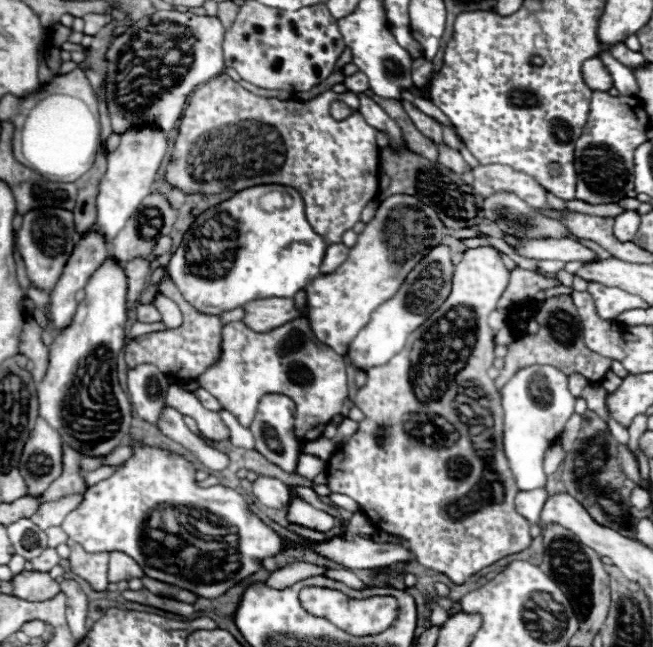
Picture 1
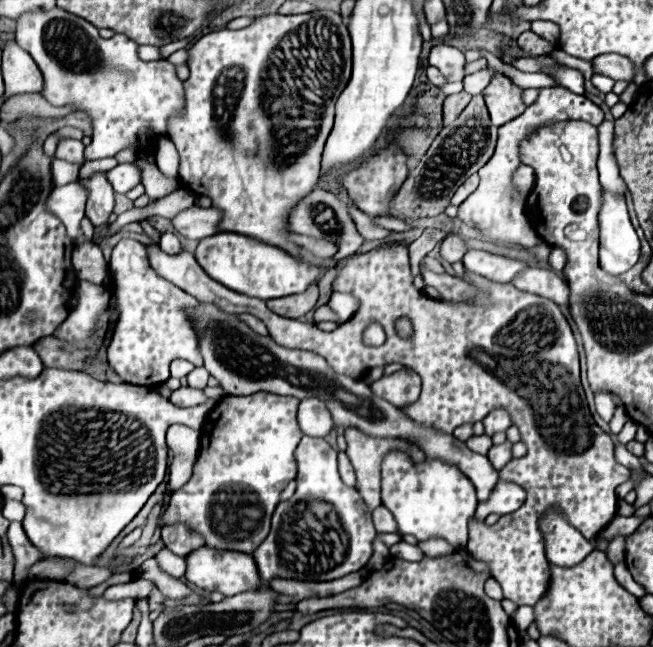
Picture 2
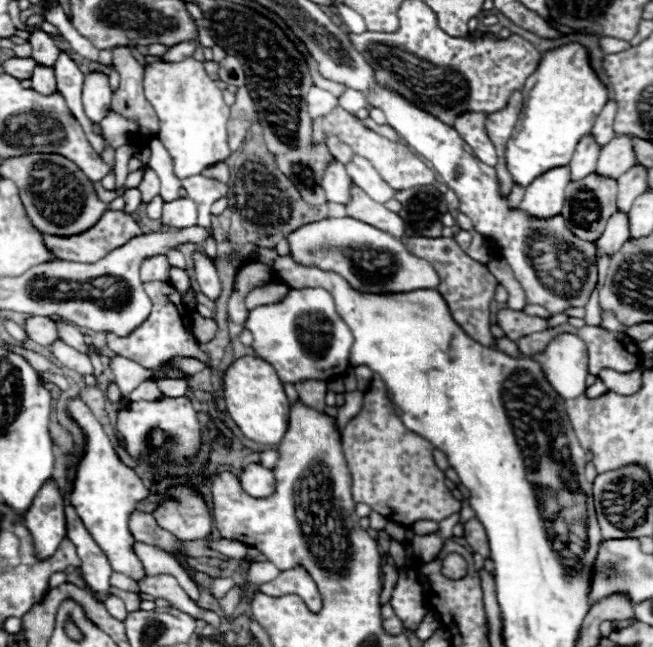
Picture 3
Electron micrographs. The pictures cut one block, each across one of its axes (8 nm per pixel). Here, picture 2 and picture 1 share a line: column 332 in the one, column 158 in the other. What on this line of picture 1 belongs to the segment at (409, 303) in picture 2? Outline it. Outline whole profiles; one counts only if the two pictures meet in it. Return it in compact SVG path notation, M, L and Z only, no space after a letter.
M162 268L164 276L162 282L158 284L158 290L174 300L180 310L182 310L182 326L174 328L174 330L160 330L160 332L150 332L144 334L140 338L134 338L126 344L124 348L124 360L128 364L128 368L136 368L138 364L154 364L158 366L158 370L164 376L174 378L174 382L194 382L200 378L200 374L206 372L206 368L210 368L212 364L216 364L220 360L222 354L222 322L216 316L206 316L200 314L194 306L190 306L182 294L178 292L176 284L170 280L170 276L166 274L166 268Z

